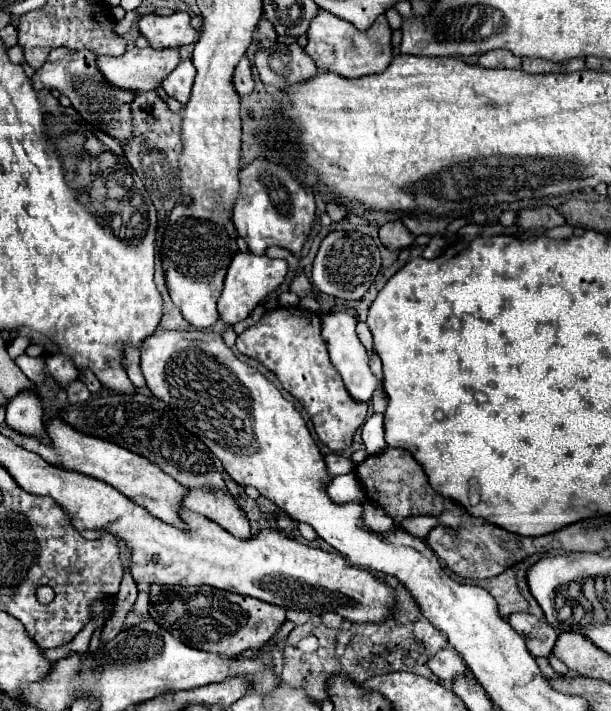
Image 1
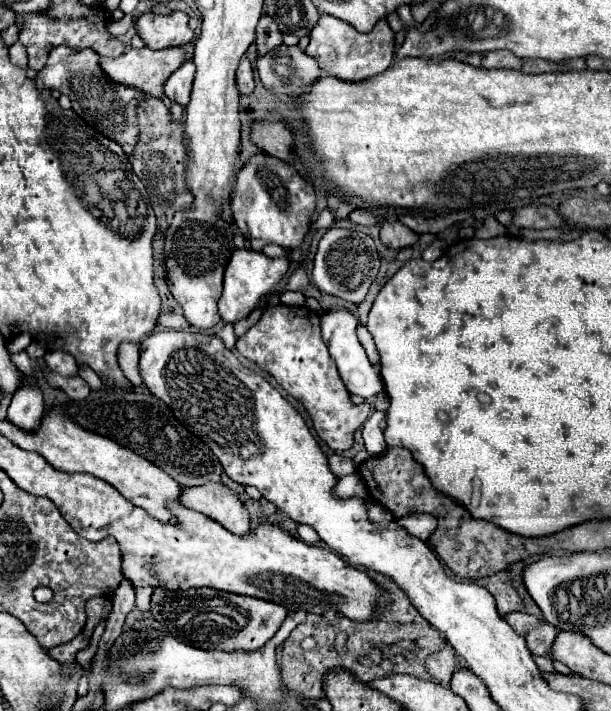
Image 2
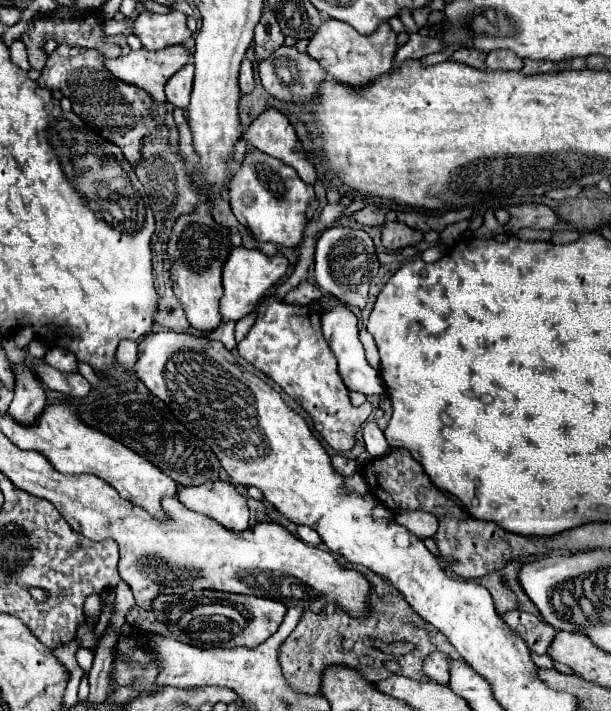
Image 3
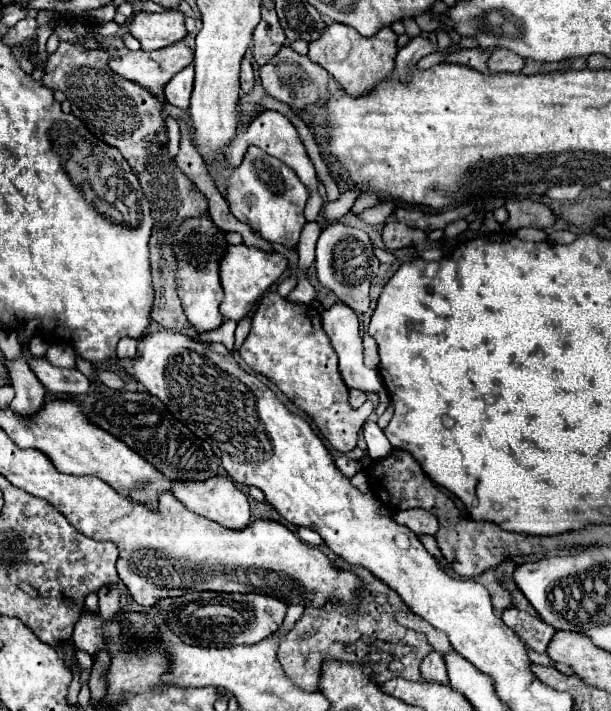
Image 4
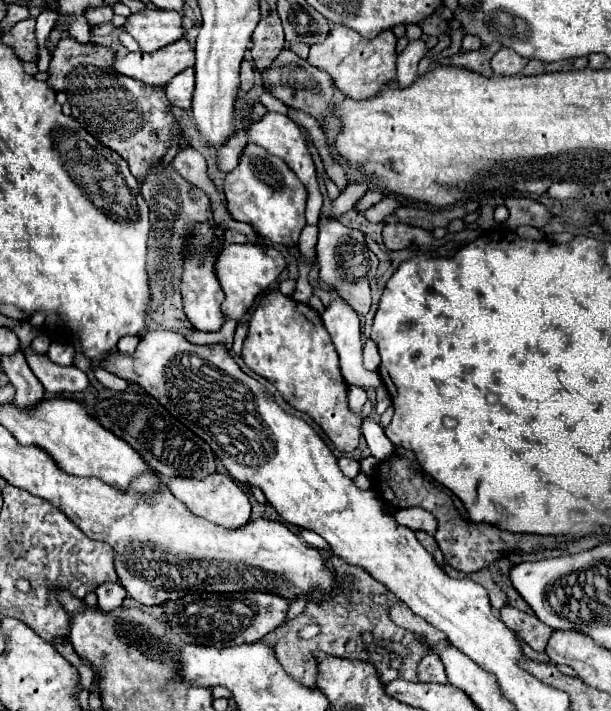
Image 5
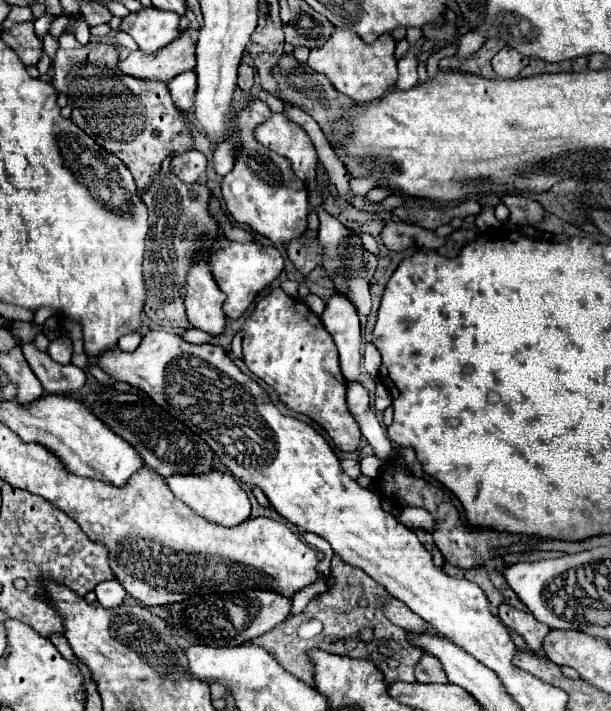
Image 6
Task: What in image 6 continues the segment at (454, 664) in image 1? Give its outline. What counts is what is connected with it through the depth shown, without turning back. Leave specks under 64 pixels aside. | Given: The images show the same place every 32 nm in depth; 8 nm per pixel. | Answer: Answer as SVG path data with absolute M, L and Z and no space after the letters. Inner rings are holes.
M424 654L420 662L414 668L416 682L420 684L446 684L448 678L444 676L444 668L440 668L440 662L434 656Z

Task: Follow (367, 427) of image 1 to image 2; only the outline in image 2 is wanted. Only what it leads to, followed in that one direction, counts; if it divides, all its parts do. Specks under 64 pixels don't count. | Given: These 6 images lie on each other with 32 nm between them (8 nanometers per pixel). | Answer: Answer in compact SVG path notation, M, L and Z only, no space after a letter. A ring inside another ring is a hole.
M368 420L362 428L362 438L364 438L364 444L366 444L366 450L370 456L380 456L384 454L384 450L388 448L386 442L384 442L384 436L382 436L382 430L380 430L380 422L374 422L374 420Z

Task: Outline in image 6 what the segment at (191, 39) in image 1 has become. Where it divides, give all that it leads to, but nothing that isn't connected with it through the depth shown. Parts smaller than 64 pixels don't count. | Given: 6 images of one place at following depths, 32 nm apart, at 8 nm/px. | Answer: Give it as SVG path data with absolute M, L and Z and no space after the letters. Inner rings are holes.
M142 8L122 18L120 30L130 34L140 46L140 50L156 52L180 36L178 22L180 22L180 16L172 12Z

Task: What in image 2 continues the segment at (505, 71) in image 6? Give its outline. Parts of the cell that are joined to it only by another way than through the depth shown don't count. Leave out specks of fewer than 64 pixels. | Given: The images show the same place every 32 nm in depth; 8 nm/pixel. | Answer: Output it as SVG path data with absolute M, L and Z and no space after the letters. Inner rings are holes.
M492 50L484 56L482 60L484 68L512 68L520 70L522 68L522 58L512 54L510 50Z

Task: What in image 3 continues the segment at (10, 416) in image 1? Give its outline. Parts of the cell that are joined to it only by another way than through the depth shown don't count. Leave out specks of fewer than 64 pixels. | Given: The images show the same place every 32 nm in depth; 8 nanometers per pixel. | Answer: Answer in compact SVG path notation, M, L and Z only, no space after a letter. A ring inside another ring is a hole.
M12 364L14 372L14 400L10 414L22 424L34 424L46 406L46 394L36 374L24 364Z

